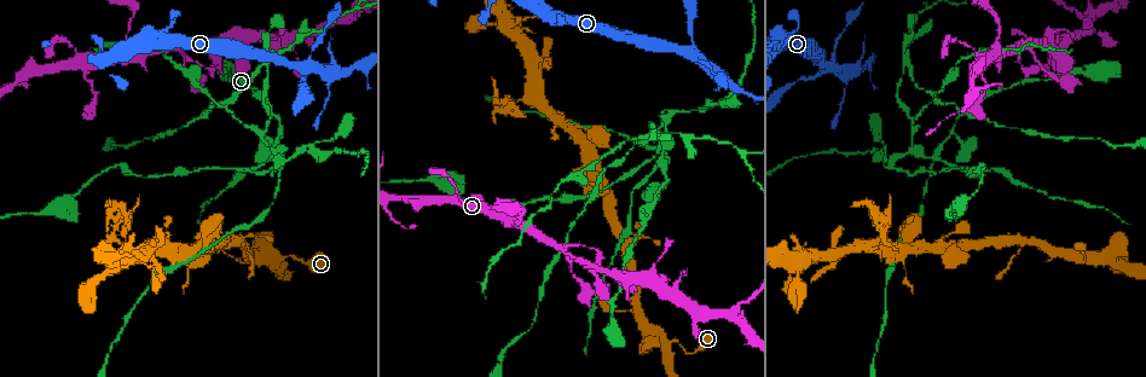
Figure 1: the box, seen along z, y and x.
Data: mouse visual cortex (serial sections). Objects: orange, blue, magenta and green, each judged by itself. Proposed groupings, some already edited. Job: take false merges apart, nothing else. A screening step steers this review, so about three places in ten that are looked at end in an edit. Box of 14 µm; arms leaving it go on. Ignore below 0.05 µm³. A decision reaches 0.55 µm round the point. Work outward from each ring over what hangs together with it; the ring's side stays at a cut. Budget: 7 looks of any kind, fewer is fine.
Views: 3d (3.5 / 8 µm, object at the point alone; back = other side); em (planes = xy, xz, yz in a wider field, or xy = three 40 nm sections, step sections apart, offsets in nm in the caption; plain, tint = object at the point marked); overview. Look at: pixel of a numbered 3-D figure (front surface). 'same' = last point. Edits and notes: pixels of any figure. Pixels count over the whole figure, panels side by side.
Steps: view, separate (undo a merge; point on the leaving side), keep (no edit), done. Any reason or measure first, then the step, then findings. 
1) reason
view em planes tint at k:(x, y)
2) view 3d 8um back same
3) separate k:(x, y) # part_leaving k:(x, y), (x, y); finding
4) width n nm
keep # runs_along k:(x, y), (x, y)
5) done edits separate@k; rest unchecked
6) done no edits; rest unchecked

narrows sharply
view 3d 3.5um back at 1:(876, 245)

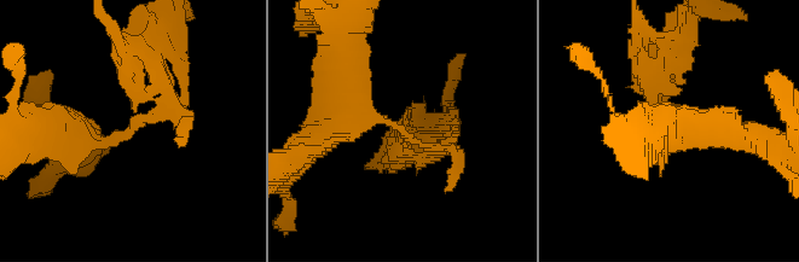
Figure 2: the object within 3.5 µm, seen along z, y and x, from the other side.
arms 3; arm_widths 150, 200, 350 nm; need the tissue
view em xy step 2 tint at 2:(130, 130)

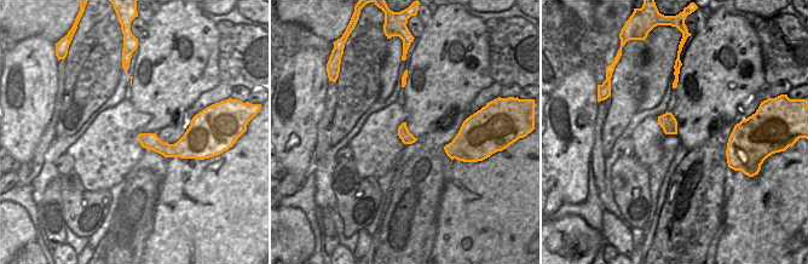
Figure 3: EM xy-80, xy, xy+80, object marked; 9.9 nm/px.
separate 2:(671, 75) # part_leaving 2:(650, 100), (641, 52), (669, 25); a second cell is stuck on

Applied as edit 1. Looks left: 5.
view overview

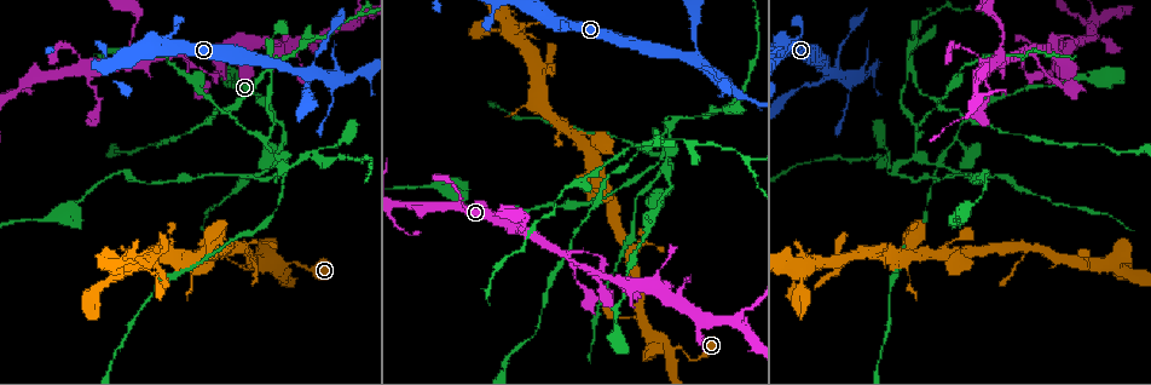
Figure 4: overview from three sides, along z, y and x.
a narrow waist
view em xy step 1 tint at 4:(654, 216)

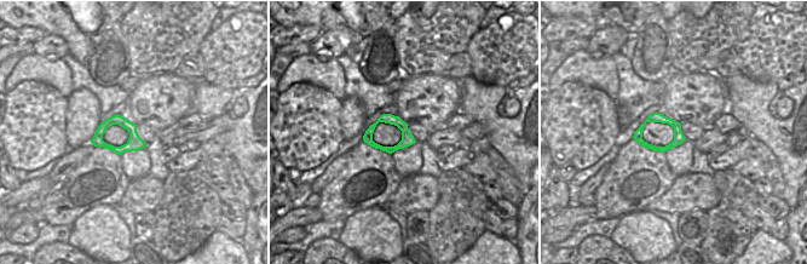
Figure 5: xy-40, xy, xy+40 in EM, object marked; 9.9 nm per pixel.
view 3d 3.5um same

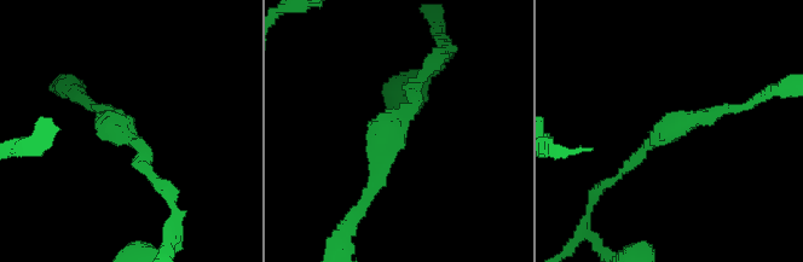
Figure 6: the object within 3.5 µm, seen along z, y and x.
separate 6:(403, 75) # two cells meet here

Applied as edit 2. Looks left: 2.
view overview

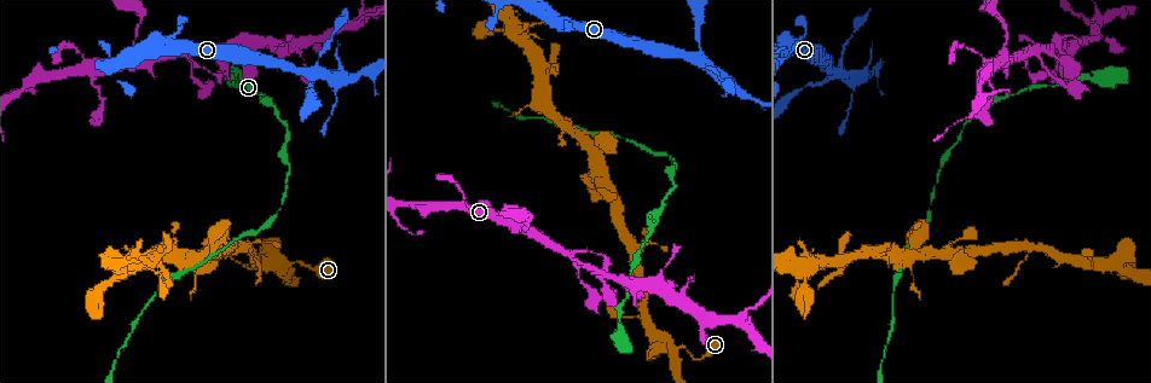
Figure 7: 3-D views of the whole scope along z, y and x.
abrupt turn
view 3d 3.5um at 7:(308, 74)

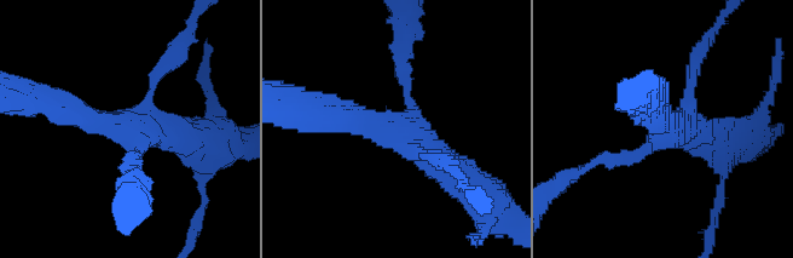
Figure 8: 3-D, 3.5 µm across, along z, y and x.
arm_widths 150, 150, 300, 350 nm
keep # runs_along 8:(320, 116), (380, 122), (458, 172); continuous, no second cell

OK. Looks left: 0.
done edits separate@2, separate@6; rest unchecked

